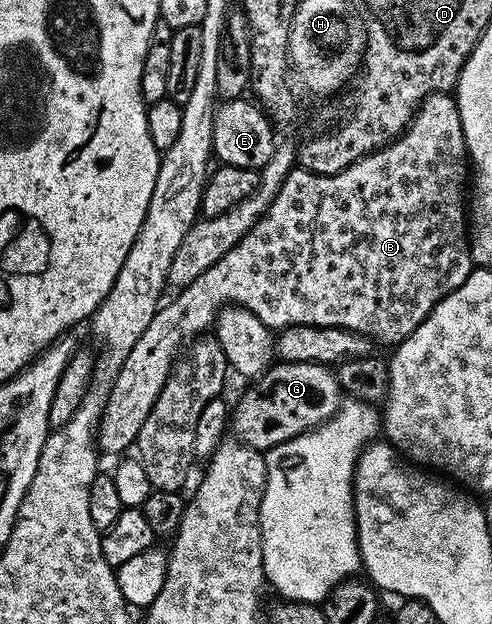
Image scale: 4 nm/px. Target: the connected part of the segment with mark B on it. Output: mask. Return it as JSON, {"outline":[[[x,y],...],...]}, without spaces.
{"outline":[[[446,92],[425,99],[397,148],[399,169],[408,168],[409,158],[429,154],[430,164],[441,174],[377,174],[376,153],[366,154],[337,174],[313,174],[304,168],[286,173],[275,200],[249,234],[227,256],[207,268],[203,276],[184,287],[174,302],[166,301],[127,353],[101,416],[102,455],[124,455],[124,450],[136,443],[143,420],[151,416],[151,408],[155,408],[163,384],[167,384],[173,363],[186,345],[185,338],[204,335],[226,304],[245,307],[264,326],[277,332],[286,326],[337,326],[366,335],[374,343],[396,344],[411,336],[435,304],[467,280],[475,263],[467,237],[467,155],[456,97]]]}

